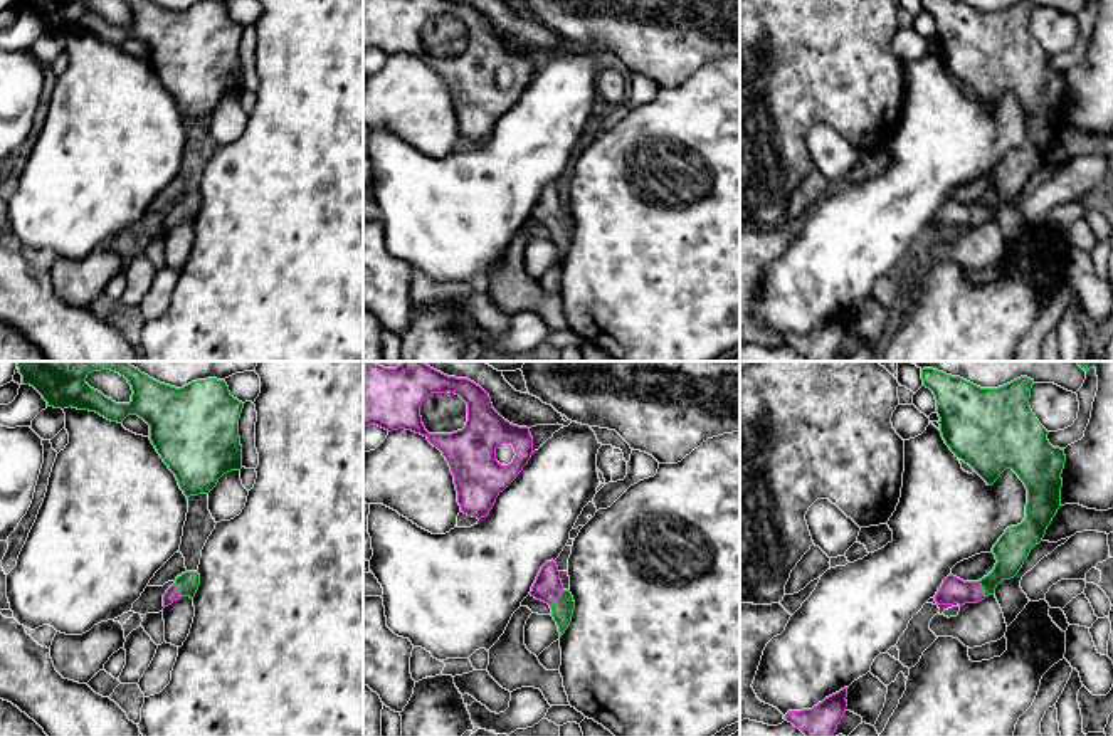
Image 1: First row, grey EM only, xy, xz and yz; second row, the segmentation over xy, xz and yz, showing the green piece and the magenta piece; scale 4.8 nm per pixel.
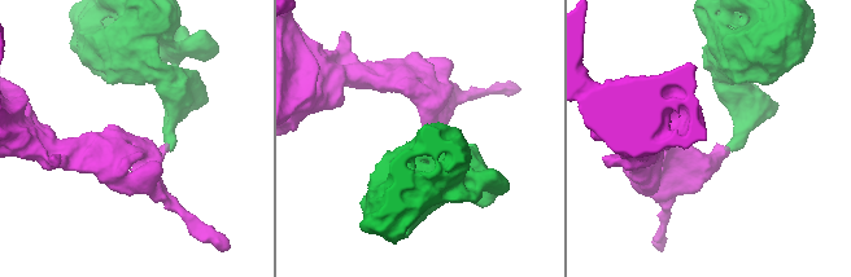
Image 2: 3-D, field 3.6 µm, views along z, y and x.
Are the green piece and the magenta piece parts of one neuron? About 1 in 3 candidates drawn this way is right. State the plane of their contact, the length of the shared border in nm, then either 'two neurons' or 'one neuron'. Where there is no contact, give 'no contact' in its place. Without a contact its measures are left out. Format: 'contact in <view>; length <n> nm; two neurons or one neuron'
contact in xz; length 100 nm; one neuron

